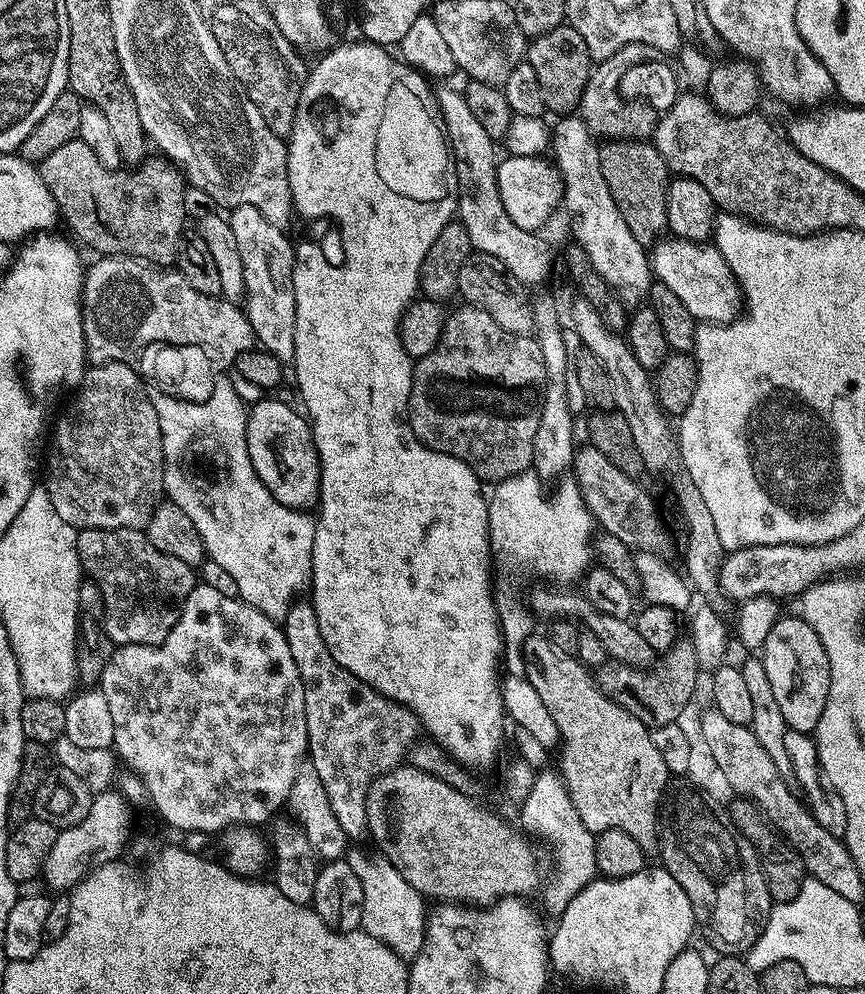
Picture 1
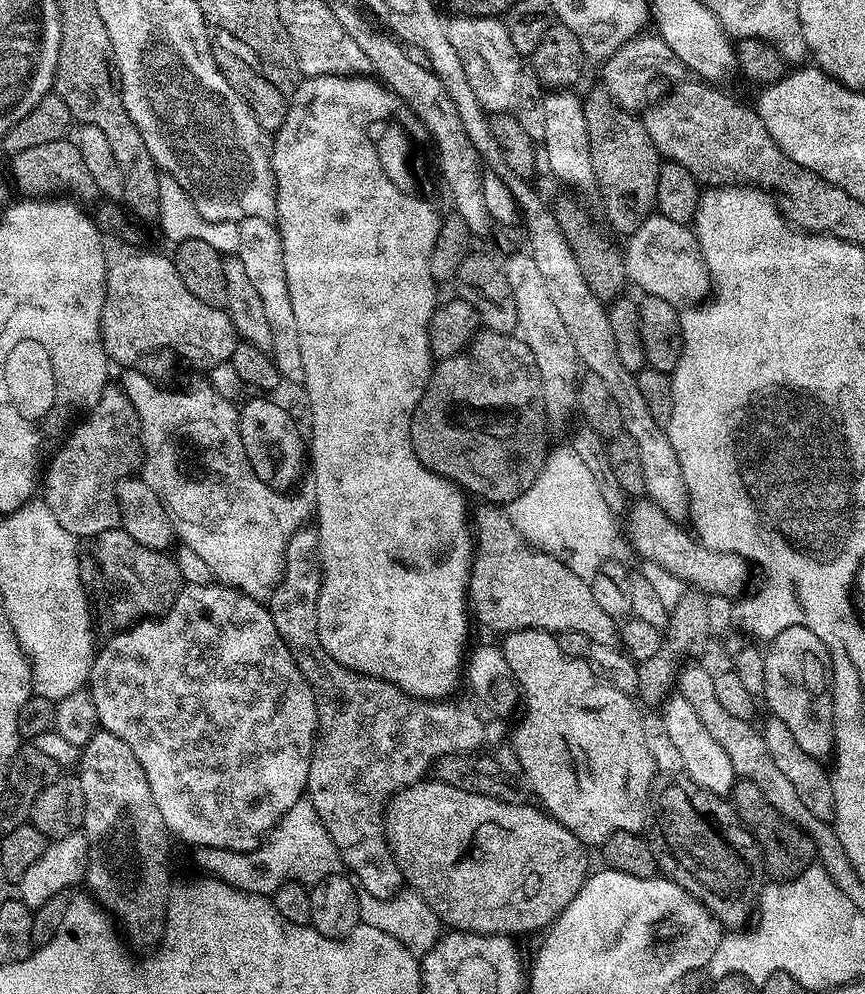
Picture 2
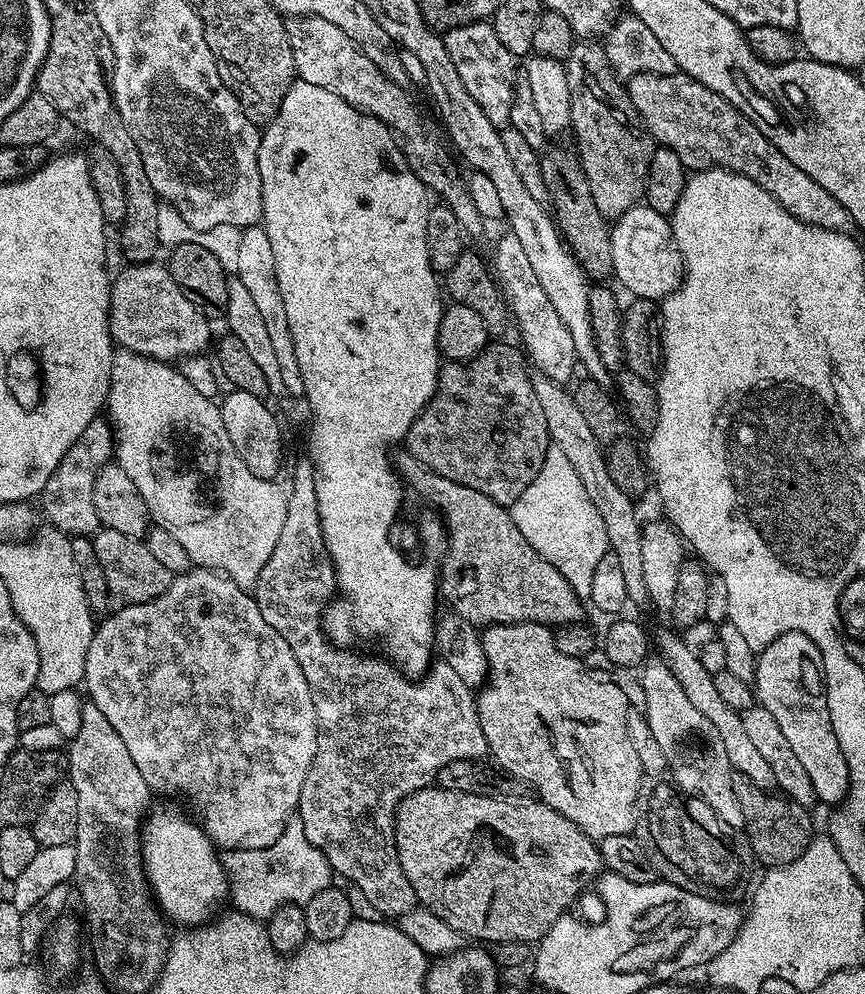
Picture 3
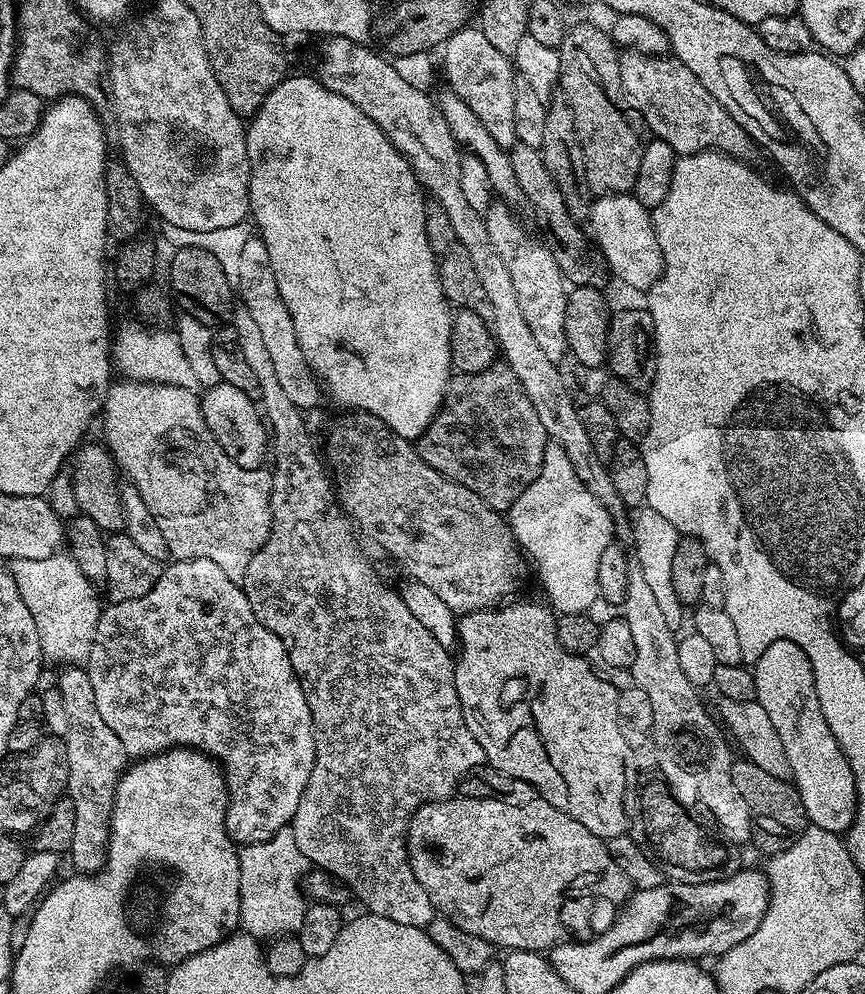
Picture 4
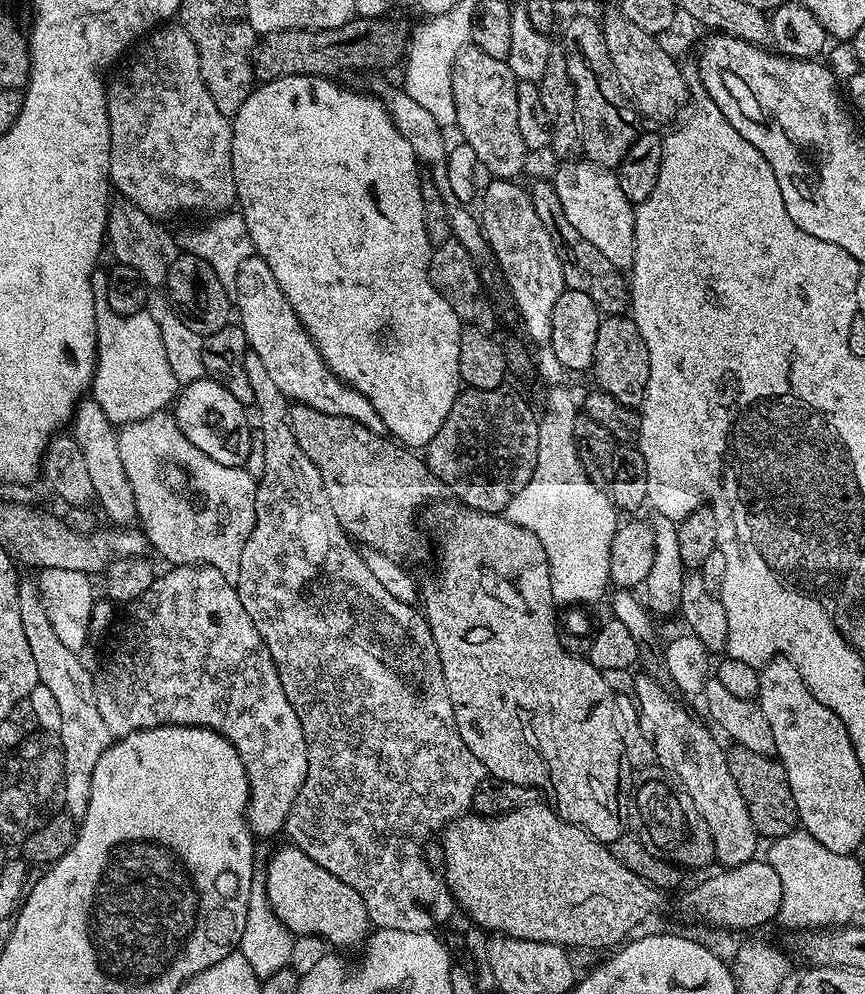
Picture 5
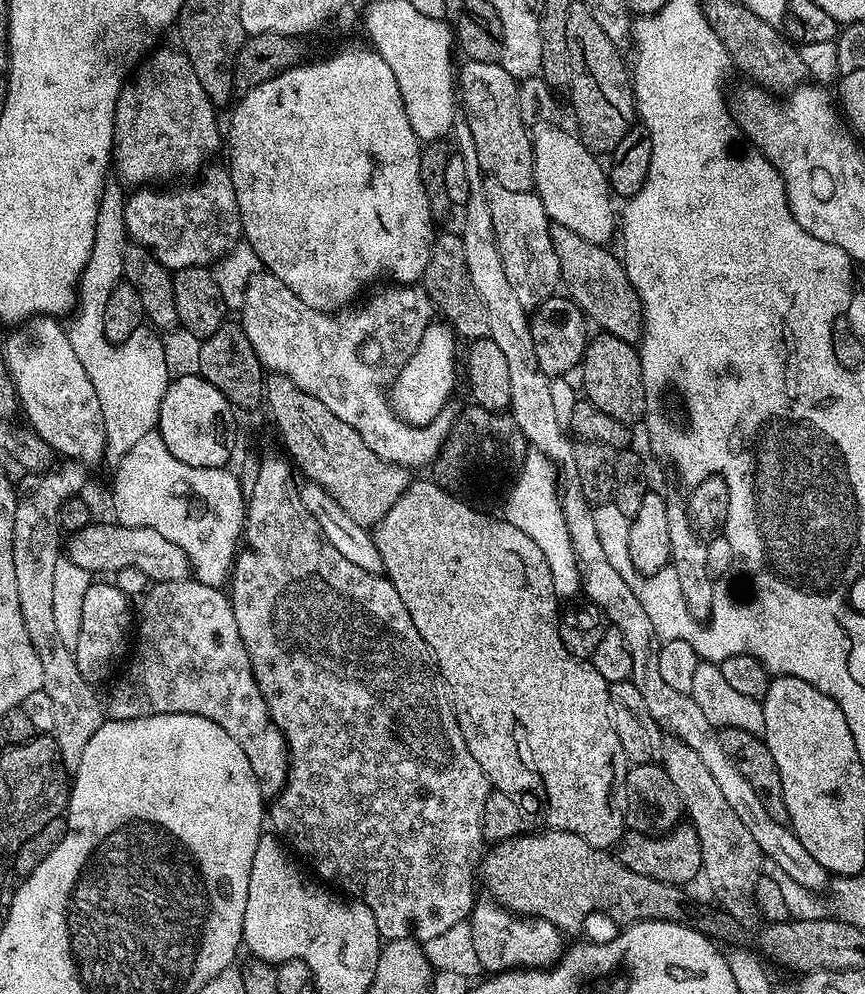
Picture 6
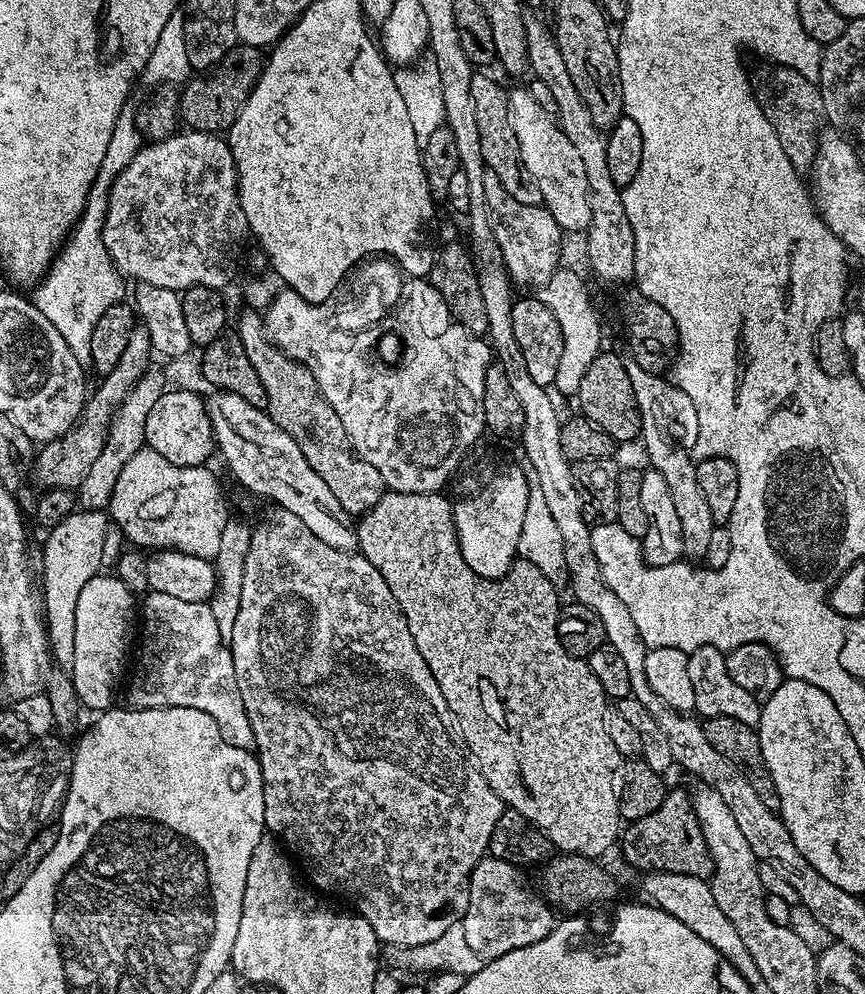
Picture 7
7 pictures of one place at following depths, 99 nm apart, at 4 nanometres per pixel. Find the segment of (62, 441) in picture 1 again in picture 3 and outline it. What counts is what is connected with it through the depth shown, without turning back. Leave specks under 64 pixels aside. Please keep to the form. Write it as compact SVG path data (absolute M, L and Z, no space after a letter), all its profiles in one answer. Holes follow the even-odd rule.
M97 418L82 430L78 442L70 446L70 450L62 458L62 462L54 470L54 474L46 482L42 493L44 512L48 515L47 523L67 534L69 537L91 537L101 527L96 507L92 501L92 487L96 481L96 473L109 463L114 456L114 433L107 419Z

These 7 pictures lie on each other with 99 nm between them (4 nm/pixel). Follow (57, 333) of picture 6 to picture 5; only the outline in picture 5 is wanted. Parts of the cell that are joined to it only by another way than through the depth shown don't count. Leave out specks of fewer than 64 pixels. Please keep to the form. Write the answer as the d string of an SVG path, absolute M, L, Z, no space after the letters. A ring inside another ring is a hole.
M85 398L76 405L76 415L70 424L71 435L82 450L82 458L86 462L86 470L90 470L90 482L95 503L100 503L99 511L109 516L116 526L132 526L137 523L134 490L130 486L130 478L126 478L126 470L122 467L122 454L118 454L118 432L112 423L102 414L102 406L91 398Z

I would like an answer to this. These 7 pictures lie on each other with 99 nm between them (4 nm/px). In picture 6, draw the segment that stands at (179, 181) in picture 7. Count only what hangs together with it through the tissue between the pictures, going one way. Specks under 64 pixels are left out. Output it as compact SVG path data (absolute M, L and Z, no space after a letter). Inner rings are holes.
M209 163L195 177L193 184L181 188L172 186L140 186L124 201L124 230L135 243L147 248L152 259L169 270L177 268L203 268L215 265L234 245L241 243L240 211L227 167Z

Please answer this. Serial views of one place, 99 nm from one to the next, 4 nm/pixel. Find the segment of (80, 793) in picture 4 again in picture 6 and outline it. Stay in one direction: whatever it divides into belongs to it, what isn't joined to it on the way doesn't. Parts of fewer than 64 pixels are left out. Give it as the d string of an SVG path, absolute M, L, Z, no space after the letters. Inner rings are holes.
M64 458L59 462L41 471L24 474L15 485L12 549L22 622L26 622L26 634L30 634L30 642L34 642L38 662L42 662L44 692L50 694L50 702L54 705L54 730L51 735L60 748L65 768L74 770L78 762L82 762L82 750L86 750L86 742L94 738L94 730L101 726L102 700L96 697L92 689L95 687L89 680L82 678L76 653L66 642L62 642L54 622L54 566L58 566L62 559L62 529L58 522L58 510L66 498L79 496L85 491L84 483L88 480L89 472L78 460Z

